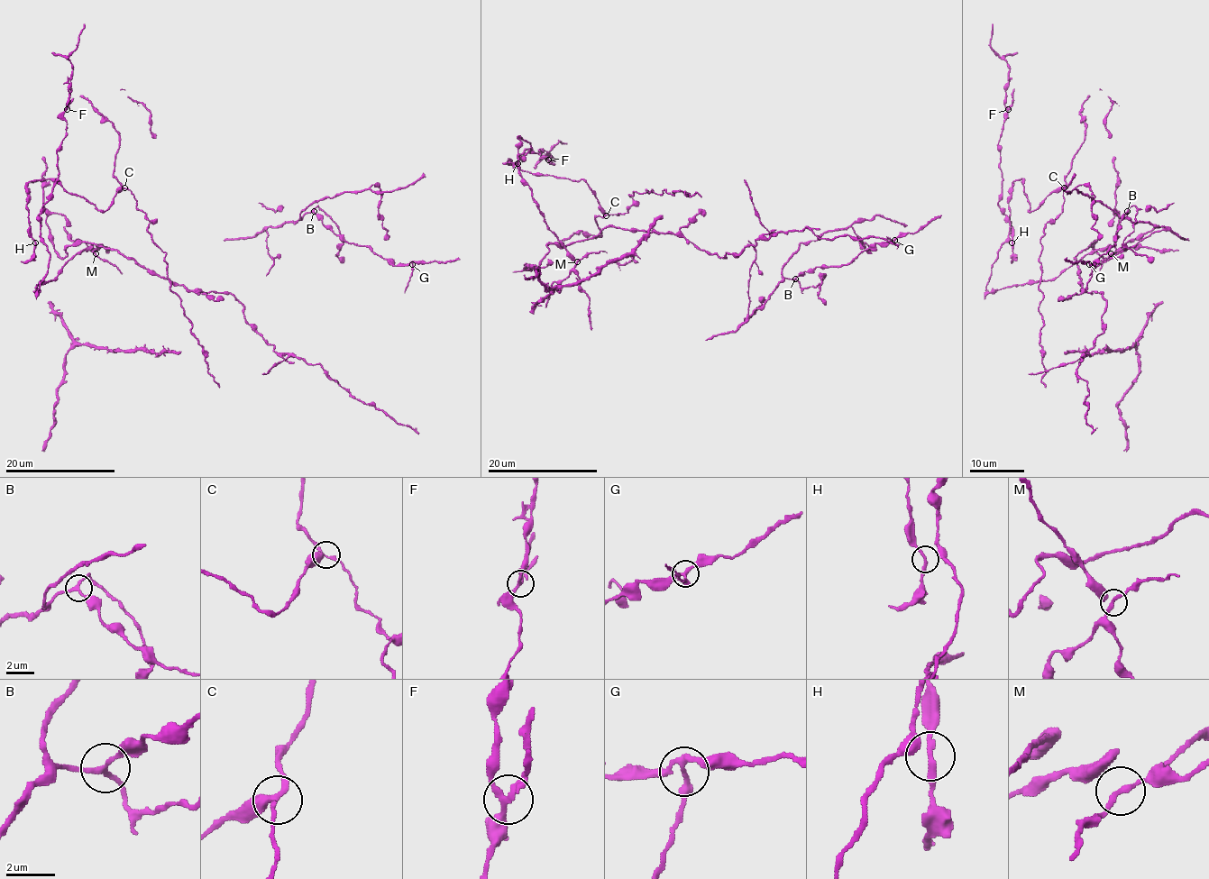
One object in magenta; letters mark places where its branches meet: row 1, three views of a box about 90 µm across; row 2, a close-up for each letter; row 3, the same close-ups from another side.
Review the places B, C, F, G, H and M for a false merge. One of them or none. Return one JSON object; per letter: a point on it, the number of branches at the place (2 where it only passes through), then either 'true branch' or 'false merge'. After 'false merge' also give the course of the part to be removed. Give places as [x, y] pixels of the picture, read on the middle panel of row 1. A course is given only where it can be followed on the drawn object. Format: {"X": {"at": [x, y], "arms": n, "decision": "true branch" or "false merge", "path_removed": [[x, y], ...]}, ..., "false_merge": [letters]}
{"B": {"at": [795, 279], "arms": 3, "decision": "true branch"}, "C": {"at": [606, 215], "arms": 3, "decision": "true branch"}, "F": {"at": [548, 160], "arms": 3, "decision": "false merge"}, "G": {"at": [894, 240], "arms": 3, "decision": "true branch"}, "H": {"at": [517, 163], "arms": 3, "decision": "true branch"}, "M": {"at": [577, 261], "arms": 3, "decision": "true branch"}, "false_merge": ["F"]}

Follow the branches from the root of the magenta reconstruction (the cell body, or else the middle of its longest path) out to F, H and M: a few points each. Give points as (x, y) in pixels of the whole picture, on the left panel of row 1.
F: (48, 263), (50, 253), (41, 237), (40, 212), (59, 175), (57, 148), (65, 135), (67, 109)
H: (48, 263), (50, 258), (48, 246), (40, 241), (35, 242)
M: (48, 263), (48, 274), (38, 292), (37, 286), (40, 283), (51, 280), (80, 251), (93, 248), (96, 253)

